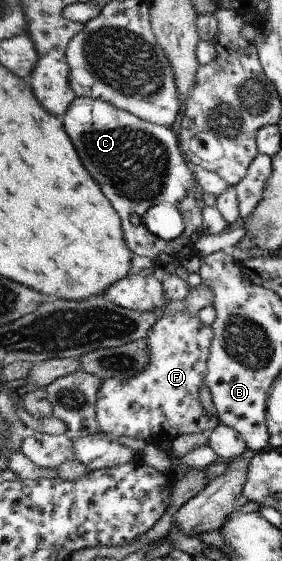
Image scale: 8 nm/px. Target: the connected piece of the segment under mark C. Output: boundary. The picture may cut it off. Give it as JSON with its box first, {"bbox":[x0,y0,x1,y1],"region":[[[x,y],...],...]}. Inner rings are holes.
{"bbox":[64,97,204,268],"region":[[[79,97],[70,111],[64,116],[66,131],[78,150],[78,157],[82,165],[93,177],[93,180],[101,186],[102,193],[112,202],[113,208],[120,214],[122,229],[128,240],[129,248],[134,255],[148,258],[155,268],[164,268],[169,264],[180,264],[185,259],[196,256],[194,244],[200,234],[204,234],[203,213],[200,212],[200,204],[196,200],[196,180],[190,172],[186,160],[182,158],[178,150],[178,140],[168,127],[145,122],[133,113],[115,108],[112,104],[101,99]],[[167,203],[174,206],[182,216],[184,231],[173,240],[163,240],[154,236],[144,225],[146,212],[155,205]]]}

